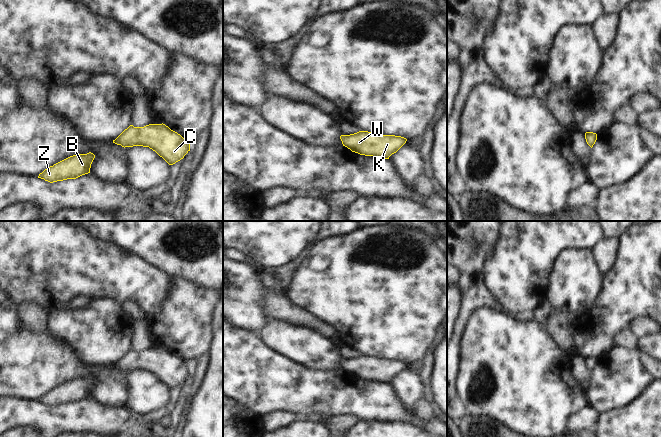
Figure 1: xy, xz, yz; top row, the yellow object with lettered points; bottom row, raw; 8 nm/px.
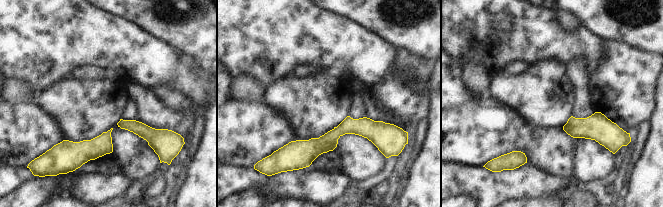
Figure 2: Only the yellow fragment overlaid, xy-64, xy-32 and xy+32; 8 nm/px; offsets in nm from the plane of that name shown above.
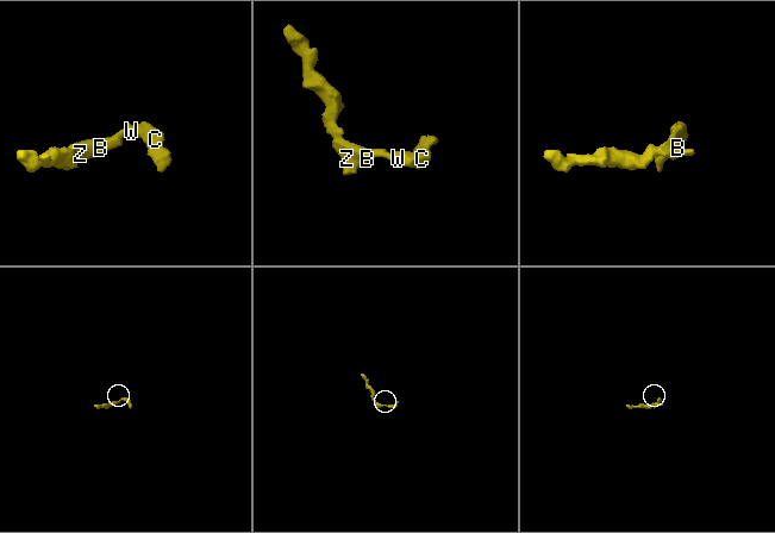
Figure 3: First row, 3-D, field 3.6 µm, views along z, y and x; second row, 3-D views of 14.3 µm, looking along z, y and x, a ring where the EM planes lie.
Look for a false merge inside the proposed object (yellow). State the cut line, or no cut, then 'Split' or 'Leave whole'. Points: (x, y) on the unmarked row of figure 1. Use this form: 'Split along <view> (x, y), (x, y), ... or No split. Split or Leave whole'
No split. Leave whole.

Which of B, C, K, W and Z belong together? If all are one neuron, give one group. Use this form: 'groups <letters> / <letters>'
groups B C K W Z

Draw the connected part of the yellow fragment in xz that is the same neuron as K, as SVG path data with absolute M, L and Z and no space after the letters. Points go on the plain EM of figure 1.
M359 355L350 359L341 359L343 370L352 376L365 380L389 383L407 365L406 362L395 359L382 359L368 355Z

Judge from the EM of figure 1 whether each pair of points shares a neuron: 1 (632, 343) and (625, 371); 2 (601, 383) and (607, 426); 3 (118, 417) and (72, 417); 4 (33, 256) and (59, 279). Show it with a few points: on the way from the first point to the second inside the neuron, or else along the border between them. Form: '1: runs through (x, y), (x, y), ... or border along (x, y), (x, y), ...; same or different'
1: border along (614, 345), (634, 349), (644, 368); different
2: border along (627, 404), (607, 412), (602, 412), (599, 415); different
3: runs through (107, 417), (83, 417); same
4: runs through (39, 259), (53, 273); same

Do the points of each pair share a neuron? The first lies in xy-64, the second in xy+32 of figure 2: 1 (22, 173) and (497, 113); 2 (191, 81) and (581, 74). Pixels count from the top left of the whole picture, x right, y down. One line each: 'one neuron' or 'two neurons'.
1: two neurons
2: two neurons

